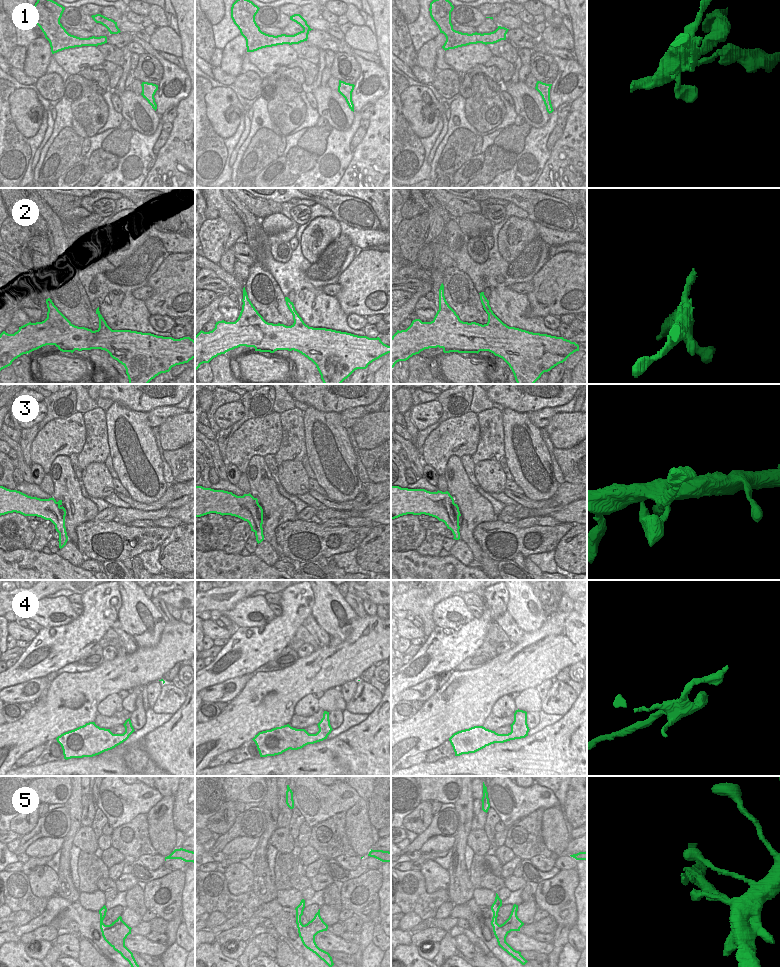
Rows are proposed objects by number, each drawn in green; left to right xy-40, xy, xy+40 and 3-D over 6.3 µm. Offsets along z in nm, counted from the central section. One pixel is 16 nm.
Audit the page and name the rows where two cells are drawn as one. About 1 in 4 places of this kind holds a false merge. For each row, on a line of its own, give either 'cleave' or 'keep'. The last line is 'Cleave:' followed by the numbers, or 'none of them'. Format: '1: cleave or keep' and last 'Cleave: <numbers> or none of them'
1: cleave
2: keep
3: keep
4: keep
5: cleave
Cleave: 1, 5

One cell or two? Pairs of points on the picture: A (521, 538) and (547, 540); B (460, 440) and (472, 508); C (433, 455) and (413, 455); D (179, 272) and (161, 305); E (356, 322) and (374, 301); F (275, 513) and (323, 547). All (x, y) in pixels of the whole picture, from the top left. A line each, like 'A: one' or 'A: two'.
A: one
B: two
C: two
D: one
E: two
F: two

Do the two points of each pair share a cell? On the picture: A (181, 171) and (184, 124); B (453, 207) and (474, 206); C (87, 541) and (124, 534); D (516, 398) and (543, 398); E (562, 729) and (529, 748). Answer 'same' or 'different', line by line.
A: same
B: same
C: same
D: same
E: same

